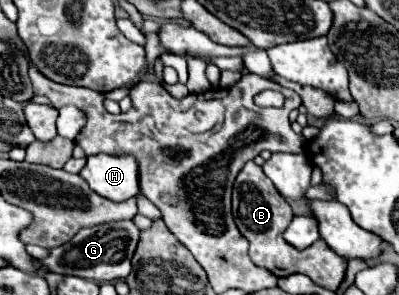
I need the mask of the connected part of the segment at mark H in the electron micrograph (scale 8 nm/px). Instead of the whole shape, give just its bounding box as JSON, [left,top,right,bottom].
[80,154,140,202]

